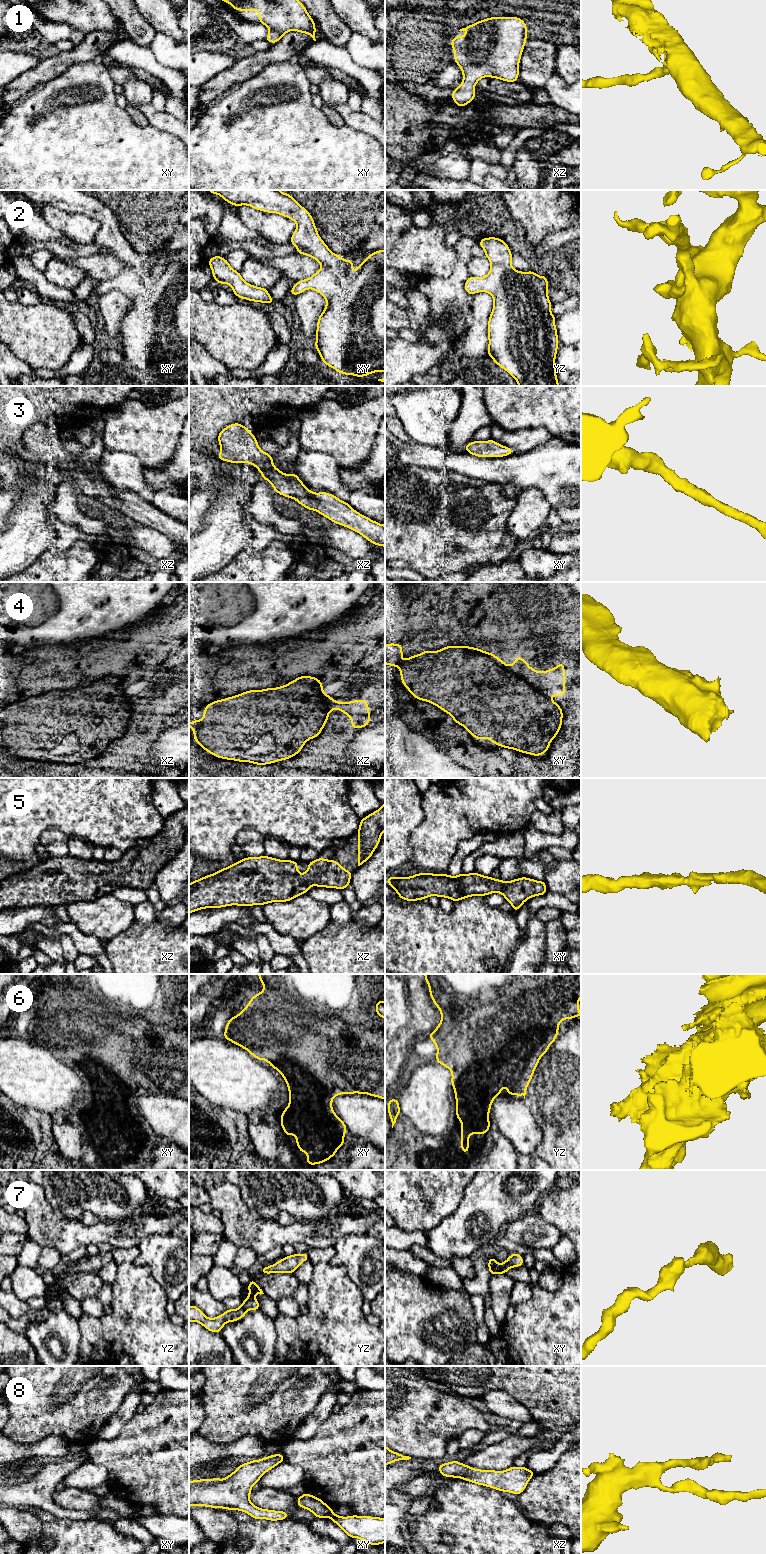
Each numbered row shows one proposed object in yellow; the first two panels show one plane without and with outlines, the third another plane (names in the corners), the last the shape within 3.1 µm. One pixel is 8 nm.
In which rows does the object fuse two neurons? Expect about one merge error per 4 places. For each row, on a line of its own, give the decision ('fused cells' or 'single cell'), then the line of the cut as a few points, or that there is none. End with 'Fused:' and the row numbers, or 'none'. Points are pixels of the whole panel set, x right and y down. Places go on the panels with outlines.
1: single cell | no cut
2: single cell | no cut
3: single cell | no cut
4: single cell | no cut
5: single cell | no cut
6: single cell | no cut
7: single cell | no cut
8: single cell | no cut
Fused: none

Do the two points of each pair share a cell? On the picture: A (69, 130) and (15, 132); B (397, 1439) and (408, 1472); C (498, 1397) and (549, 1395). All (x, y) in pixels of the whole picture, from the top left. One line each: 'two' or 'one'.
A: one
B: two
C: two

